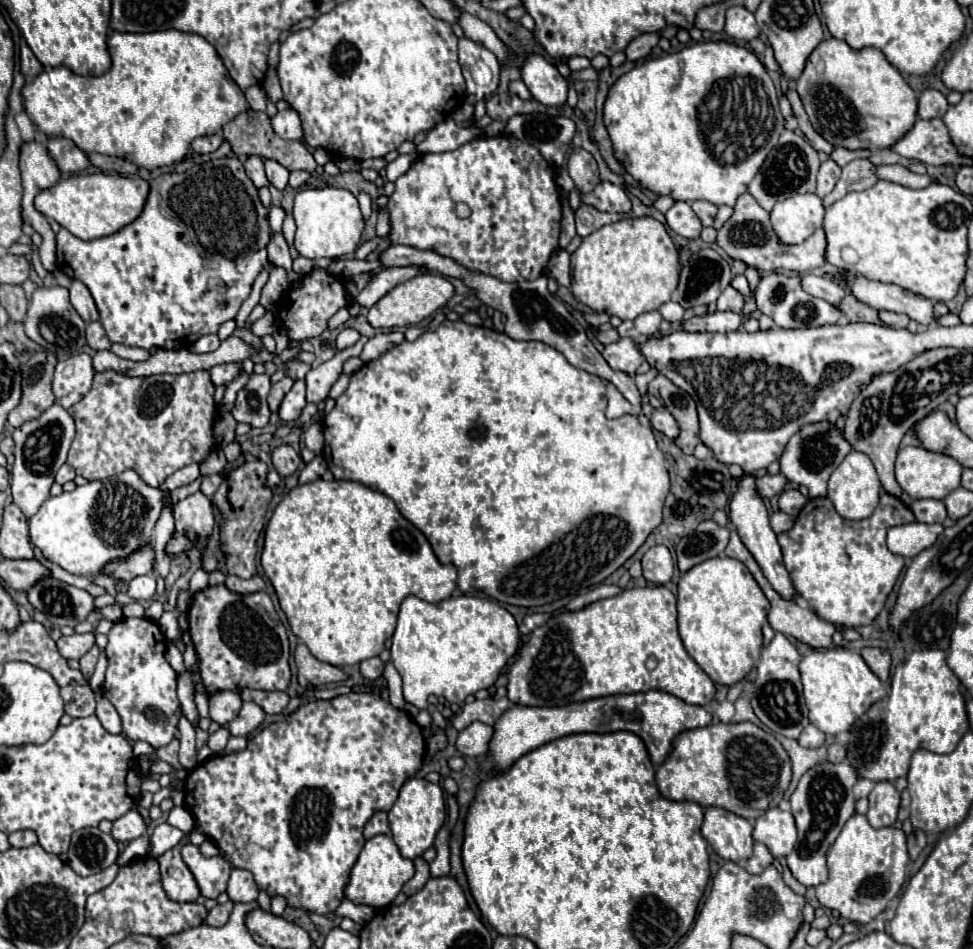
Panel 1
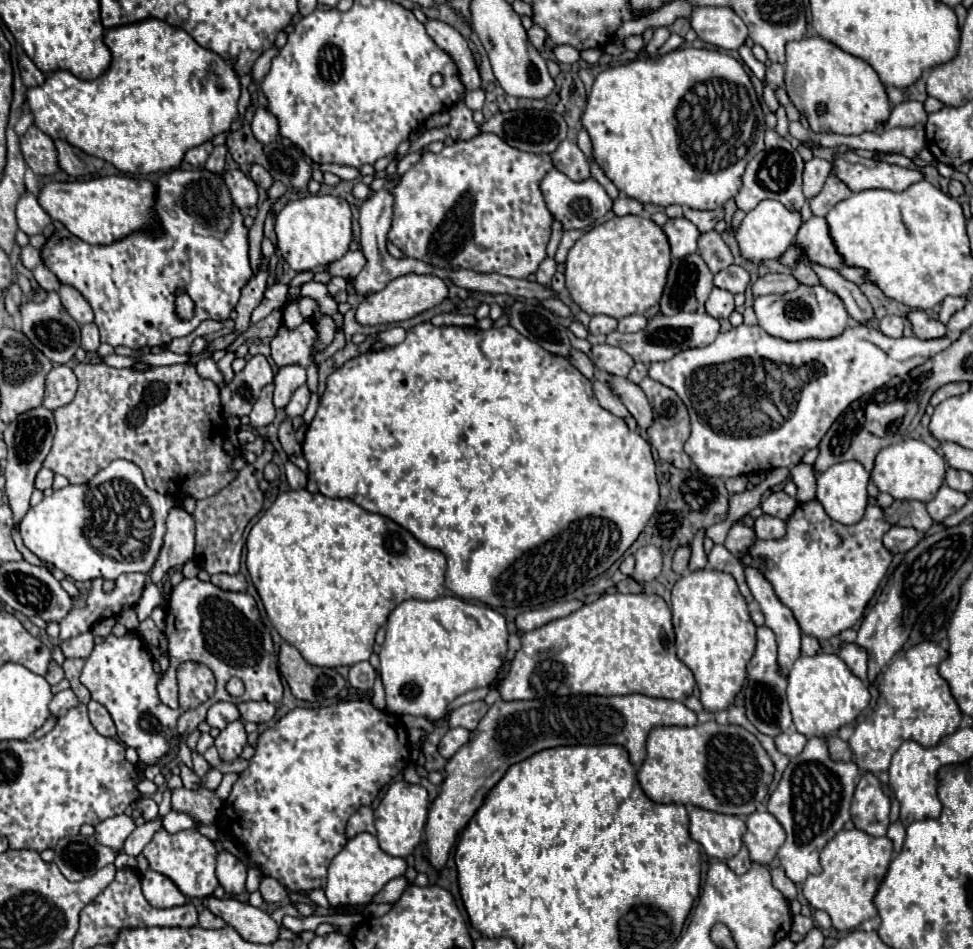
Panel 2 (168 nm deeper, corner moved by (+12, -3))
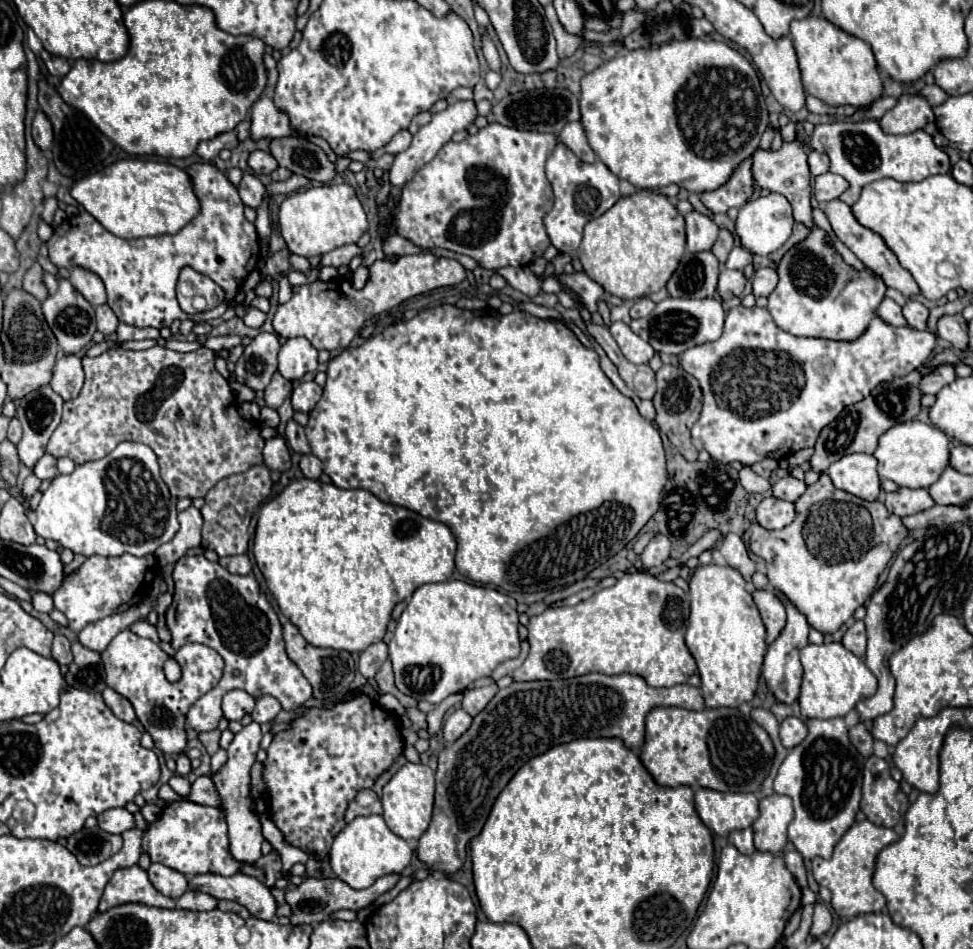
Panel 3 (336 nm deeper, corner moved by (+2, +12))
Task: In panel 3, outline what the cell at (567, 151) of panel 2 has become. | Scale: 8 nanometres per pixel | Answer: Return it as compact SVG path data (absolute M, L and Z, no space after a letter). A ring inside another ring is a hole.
M580 121L564 125L564 129L560 131L560 141L566 147L570 147L574 151L574 155L580 157L580 161L584 161L584 163L594 163L596 161L596 155L588 145L588 139L586 139L586 133L584 133Z

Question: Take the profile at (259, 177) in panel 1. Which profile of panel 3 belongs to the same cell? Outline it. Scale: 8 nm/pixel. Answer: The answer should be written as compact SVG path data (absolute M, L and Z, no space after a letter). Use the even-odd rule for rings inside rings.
M244 173L242 177L242 183L238 185L238 193L240 193L240 199L246 207L252 207L252 209L258 209L262 199L264 199L264 185L260 183L260 179L252 173Z

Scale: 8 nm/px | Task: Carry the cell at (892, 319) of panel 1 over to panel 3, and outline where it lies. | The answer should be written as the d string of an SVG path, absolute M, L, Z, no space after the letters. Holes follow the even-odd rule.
M908 299L908 303L904 305L904 317L906 317L906 321L908 321L908 325L912 329L920 329L920 331L928 329L926 327L928 315L930 315L930 311L922 303L918 303L914 299Z

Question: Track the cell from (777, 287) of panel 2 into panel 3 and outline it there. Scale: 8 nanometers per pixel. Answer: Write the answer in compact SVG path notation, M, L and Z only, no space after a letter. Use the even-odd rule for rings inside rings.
M764 267L764 269L758 269L750 281L754 287L754 297L768 297L776 287L778 277L776 277L774 269Z

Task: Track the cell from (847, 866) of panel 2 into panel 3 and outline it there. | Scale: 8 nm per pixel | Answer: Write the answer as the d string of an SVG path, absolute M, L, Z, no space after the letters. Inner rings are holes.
M860 821L854 823L836 843L834 855L830 859L812 859L812 875L818 885L824 885L832 891L832 907L840 917L854 917L858 913L880 913L886 907L884 895L872 885L872 875L880 849L898 839L900 837L894 829L886 829L870 821Z

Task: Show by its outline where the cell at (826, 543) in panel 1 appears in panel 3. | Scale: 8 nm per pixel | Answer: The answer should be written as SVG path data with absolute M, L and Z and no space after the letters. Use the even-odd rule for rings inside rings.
M820 473L820 479L794 505L796 519L782 531L768 531L752 523L748 545L766 561L770 587L782 593L808 619L810 627L820 633L836 633L874 593L880 573L908 531L884 503L862 501L834 487L826 473Z

